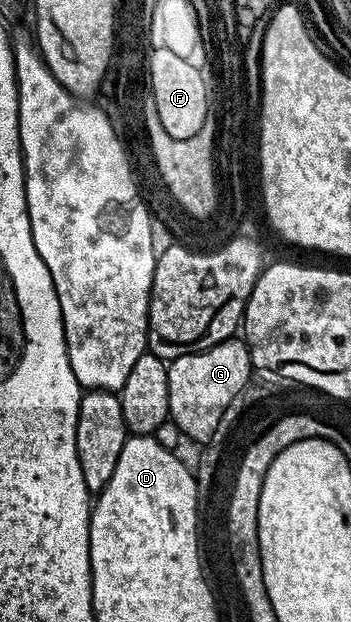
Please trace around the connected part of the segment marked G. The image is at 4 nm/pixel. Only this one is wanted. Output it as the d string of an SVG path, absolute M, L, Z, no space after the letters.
M231 338L212 346L203 352L193 352L177 356L168 364L168 406L170 407L169 419L174 420L181 435L193 437L199 442L204 442L215 422L222 417L222 408L232 408L232 405L241 397L245 386L252 373L250 351L245 339Z

